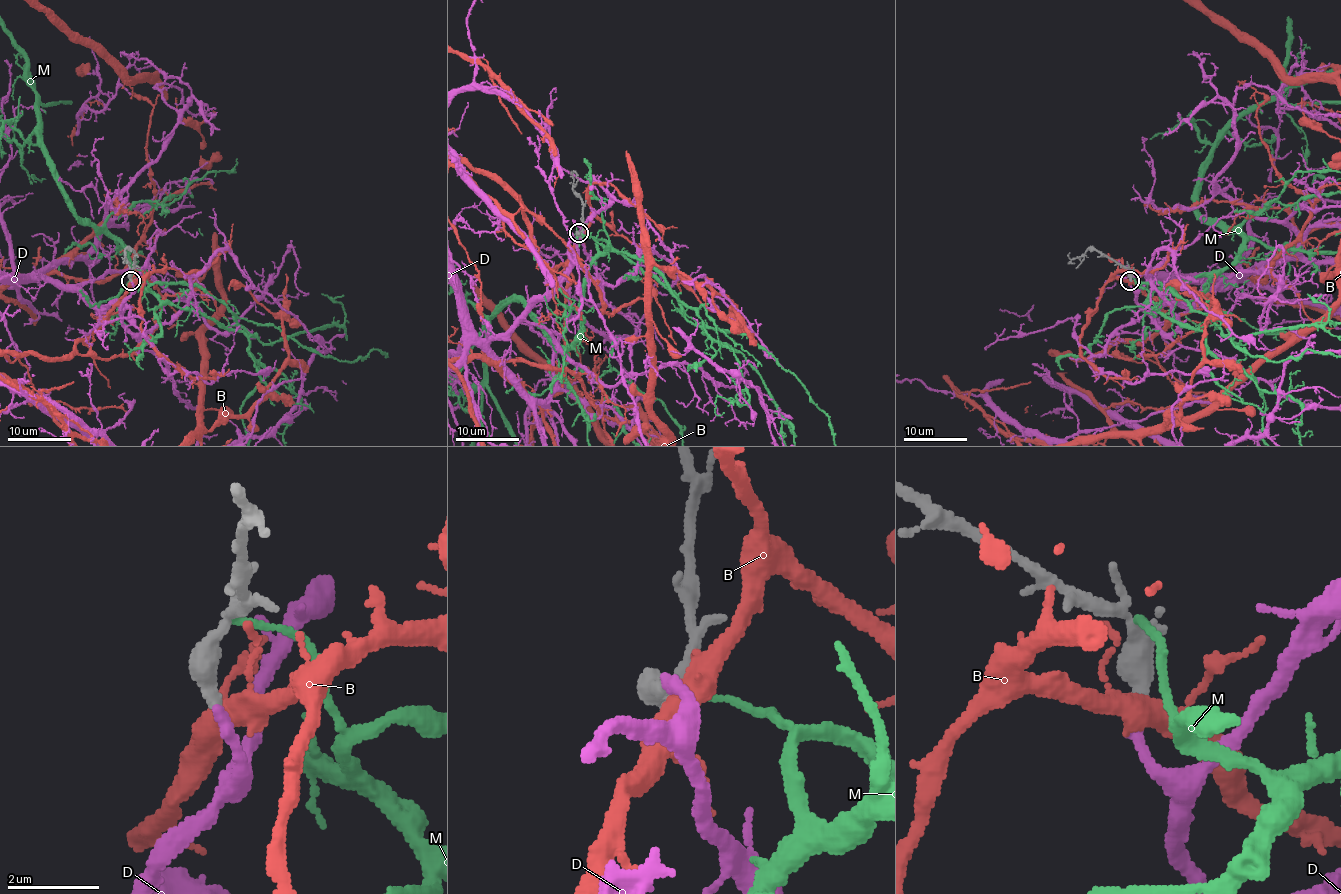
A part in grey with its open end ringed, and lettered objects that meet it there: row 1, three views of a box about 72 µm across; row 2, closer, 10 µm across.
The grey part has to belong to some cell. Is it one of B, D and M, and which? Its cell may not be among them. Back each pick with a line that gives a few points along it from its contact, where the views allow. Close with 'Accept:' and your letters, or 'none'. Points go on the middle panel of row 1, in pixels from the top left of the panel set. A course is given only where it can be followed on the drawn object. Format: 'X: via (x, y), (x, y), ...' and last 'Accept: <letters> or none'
Accept: D

